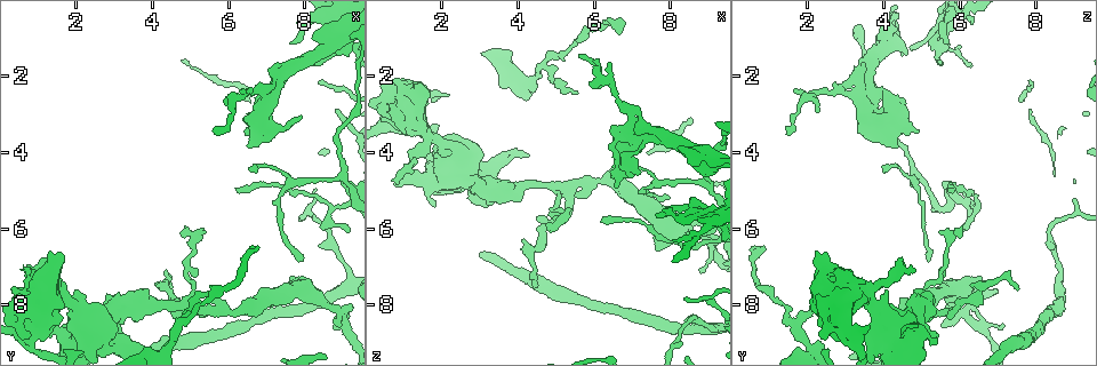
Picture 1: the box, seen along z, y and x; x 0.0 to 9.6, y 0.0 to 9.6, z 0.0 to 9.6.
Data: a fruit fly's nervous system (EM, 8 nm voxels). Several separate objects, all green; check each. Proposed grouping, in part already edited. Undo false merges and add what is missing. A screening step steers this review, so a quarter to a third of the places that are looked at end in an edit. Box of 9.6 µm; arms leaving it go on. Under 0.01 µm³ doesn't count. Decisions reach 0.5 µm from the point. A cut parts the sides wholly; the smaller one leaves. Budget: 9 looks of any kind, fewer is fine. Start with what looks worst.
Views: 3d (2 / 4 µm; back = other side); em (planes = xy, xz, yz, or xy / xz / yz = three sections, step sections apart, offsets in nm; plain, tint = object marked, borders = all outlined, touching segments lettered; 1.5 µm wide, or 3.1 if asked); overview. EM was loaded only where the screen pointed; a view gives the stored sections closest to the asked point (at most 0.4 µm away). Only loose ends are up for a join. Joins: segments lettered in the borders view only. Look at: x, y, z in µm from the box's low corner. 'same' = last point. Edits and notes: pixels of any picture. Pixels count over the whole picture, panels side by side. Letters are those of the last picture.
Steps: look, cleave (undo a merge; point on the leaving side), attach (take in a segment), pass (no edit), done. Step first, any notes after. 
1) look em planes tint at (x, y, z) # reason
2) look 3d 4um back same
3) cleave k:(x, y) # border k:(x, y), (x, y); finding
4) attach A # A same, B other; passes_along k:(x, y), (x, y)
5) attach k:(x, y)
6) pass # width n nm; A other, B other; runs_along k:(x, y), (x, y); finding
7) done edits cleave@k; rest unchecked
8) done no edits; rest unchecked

look em planes tint at (7.65, 1.10, 5.60) # an open end

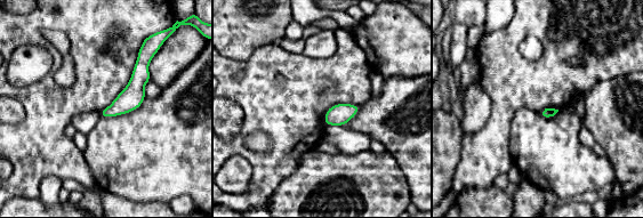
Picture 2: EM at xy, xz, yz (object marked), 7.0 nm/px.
look em planes borders same # what lies round it

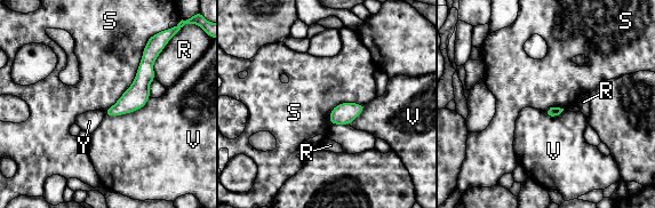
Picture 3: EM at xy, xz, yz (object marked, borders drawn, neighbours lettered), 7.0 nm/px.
pass # R other, S other, V other, Y other; border 3:(149, 39), (135, 79), (103, 110); none of them fits

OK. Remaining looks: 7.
look em xy step 4 plain at (6.75, 6.45, 0.65) # long arm stops here

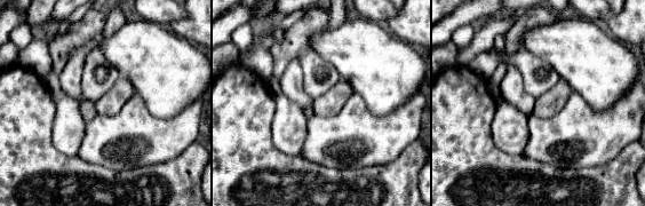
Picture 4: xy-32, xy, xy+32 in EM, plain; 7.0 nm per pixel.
look em xy step 4 borders same

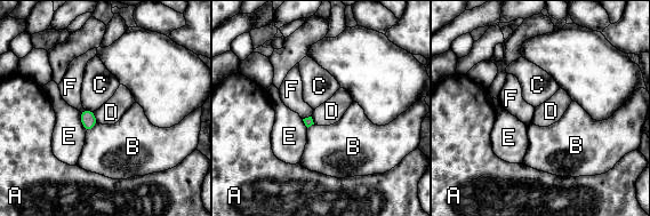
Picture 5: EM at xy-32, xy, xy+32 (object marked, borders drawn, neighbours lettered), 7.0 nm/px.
pass # A other, B other, C other, D other, E other, F other; border 5:(85, 109), (93, 111); no lettered segment goes on from it

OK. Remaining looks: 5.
look 3d 2um at (7.60, 7.35, 6.60) # thick end

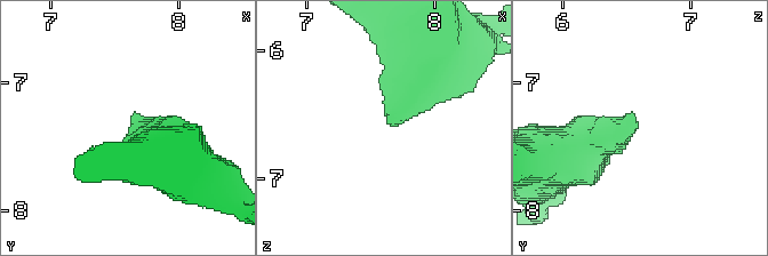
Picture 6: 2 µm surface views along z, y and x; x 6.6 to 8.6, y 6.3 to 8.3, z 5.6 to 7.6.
look em planes borders at (7.60, 7.28, 6.56)

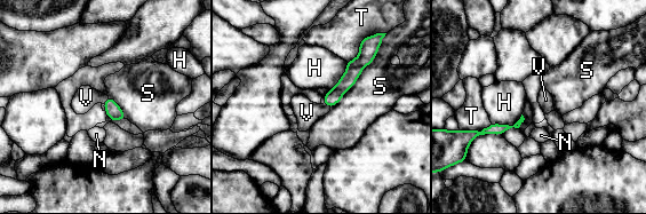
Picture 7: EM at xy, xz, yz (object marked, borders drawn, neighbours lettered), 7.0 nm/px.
attach V # longest_contact S 550 nm; H other, N other, S other, T other, V same; the cell continues

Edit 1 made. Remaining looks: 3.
done edits attach@7; rest unchecked

